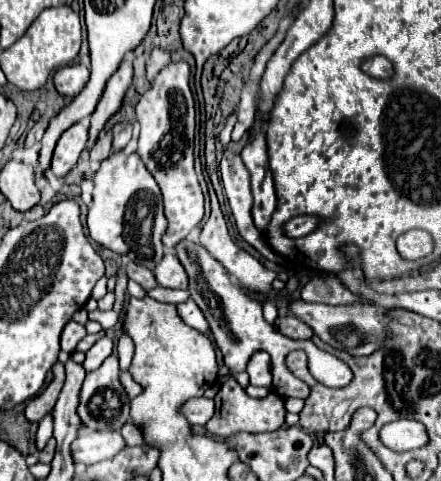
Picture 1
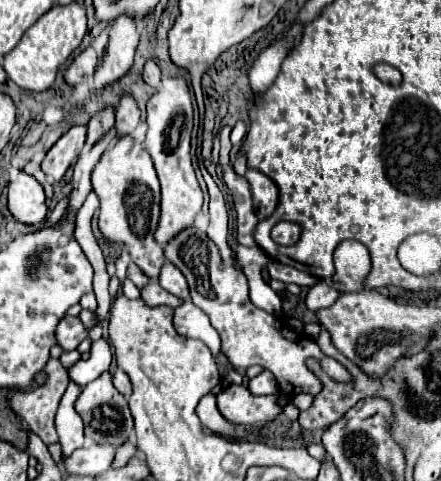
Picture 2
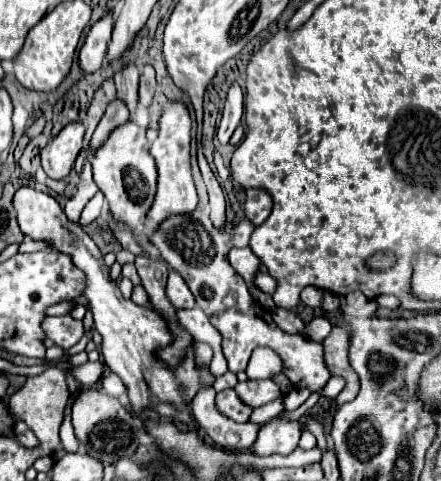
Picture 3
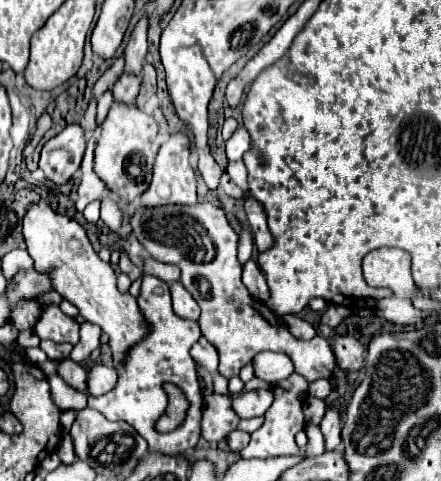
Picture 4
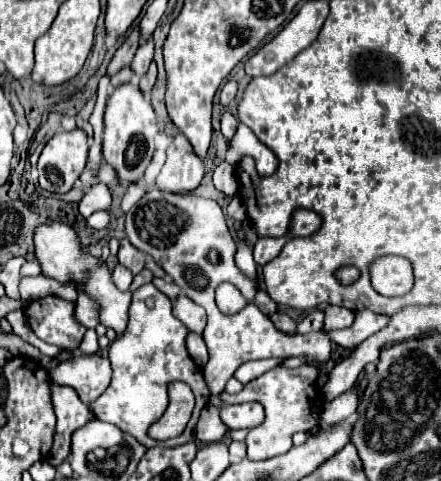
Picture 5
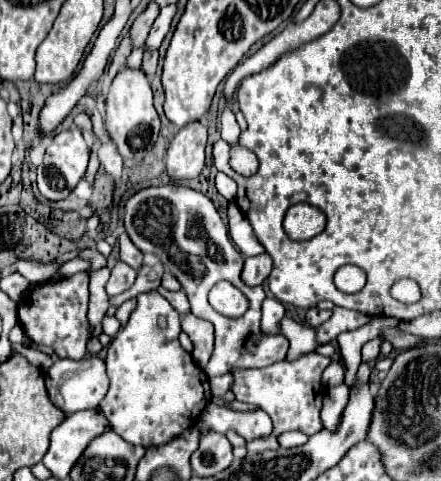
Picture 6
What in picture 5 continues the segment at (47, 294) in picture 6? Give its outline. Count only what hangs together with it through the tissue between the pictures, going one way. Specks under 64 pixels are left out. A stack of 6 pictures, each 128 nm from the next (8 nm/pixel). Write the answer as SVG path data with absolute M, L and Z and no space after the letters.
M48 296L42 300L28 302L24 316L32 332L48 342L58 346L64 352L78 350L86 328L74 316L74 302L68 302L58 296Z

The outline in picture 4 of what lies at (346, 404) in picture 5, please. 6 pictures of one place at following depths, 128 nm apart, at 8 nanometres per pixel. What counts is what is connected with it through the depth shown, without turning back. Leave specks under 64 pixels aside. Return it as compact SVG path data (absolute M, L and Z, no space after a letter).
M330 406L322 418L322 434L326 438L326 450L338 448L340 446L340 432L342 432L342 420L344 420L344 412L336 406Z

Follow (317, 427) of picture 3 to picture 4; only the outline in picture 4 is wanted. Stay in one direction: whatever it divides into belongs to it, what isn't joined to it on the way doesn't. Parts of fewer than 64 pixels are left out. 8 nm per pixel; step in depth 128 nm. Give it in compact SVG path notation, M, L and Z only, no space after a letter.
M309 396L304 402L303 410L307 425L320 425L326 411L326 404L321 399Z

